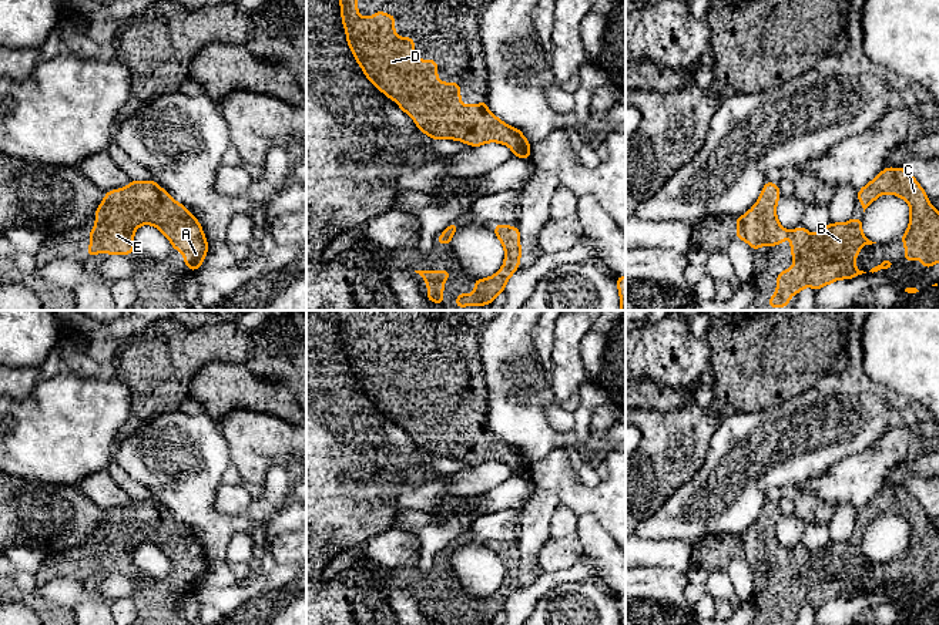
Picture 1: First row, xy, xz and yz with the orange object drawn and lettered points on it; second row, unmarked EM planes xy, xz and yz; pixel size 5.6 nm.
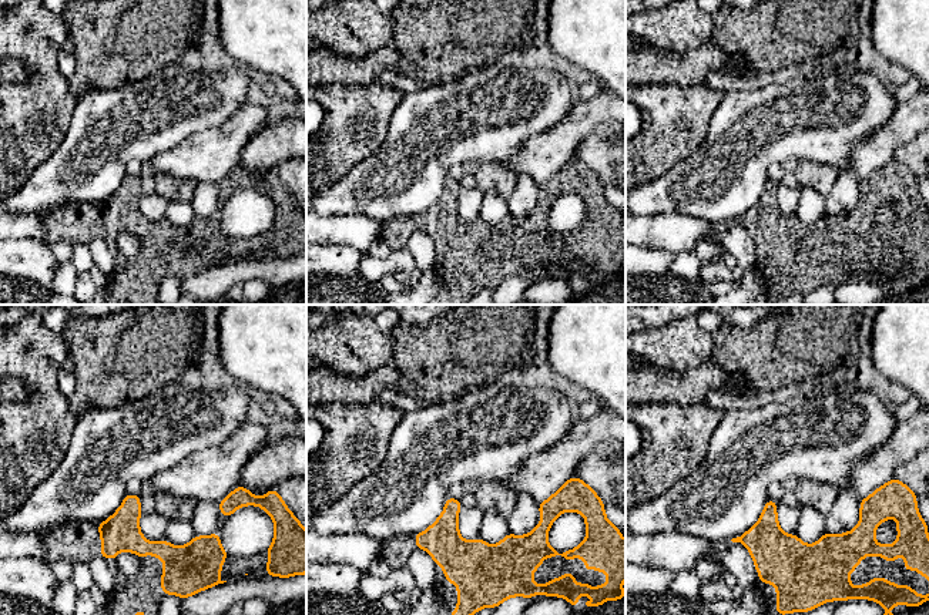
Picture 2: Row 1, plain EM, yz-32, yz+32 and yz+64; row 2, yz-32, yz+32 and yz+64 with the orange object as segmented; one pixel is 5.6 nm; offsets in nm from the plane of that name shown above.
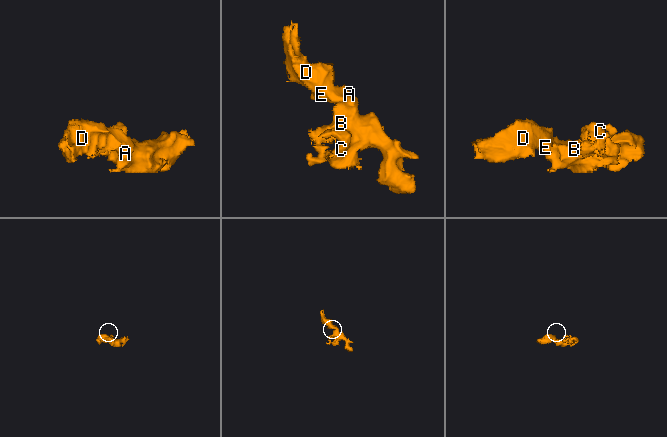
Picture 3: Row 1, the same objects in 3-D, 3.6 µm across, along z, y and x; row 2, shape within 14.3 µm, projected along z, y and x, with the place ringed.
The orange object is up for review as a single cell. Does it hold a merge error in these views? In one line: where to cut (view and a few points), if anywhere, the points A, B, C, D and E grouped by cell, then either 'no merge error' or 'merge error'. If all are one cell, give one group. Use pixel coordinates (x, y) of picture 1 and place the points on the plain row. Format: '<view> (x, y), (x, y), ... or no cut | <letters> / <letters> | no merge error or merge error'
no cut | A B C D E | no merge error

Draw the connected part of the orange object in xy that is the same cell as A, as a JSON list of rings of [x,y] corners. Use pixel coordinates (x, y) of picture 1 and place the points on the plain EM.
[[[131,500],[125,507],[104,511],[105,518],[95,530],[95,545],[88,551],[91,562],[87,568],[90,577],[100,571],[108,574],[135,572],[134,550],[150,542],[158,547],[175,569],[181,569],[185,585],[198,589],[209,568],[198,538],[154,500]]]

